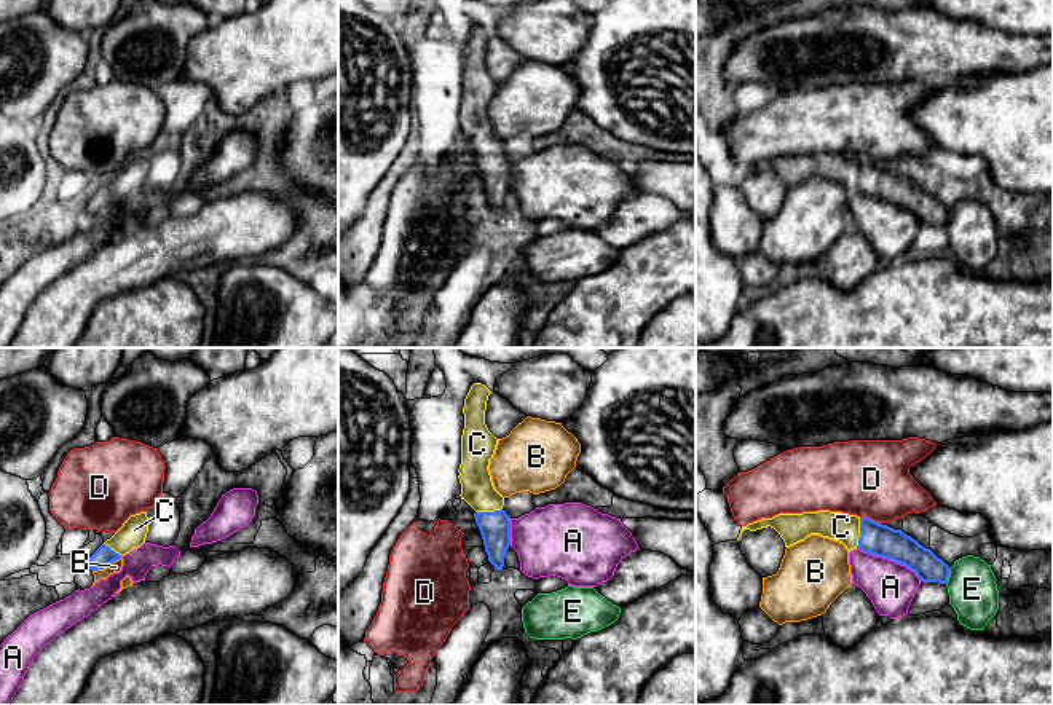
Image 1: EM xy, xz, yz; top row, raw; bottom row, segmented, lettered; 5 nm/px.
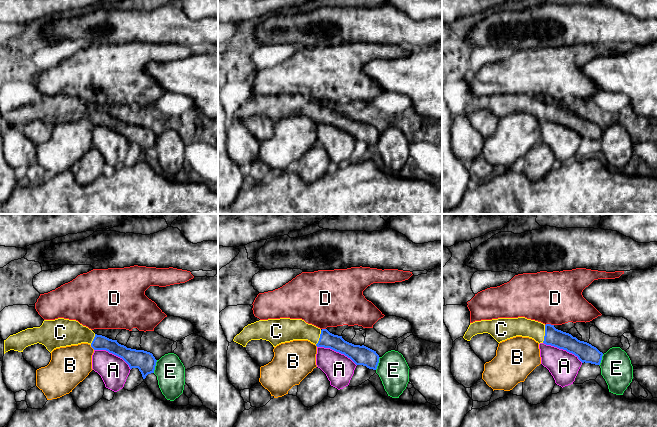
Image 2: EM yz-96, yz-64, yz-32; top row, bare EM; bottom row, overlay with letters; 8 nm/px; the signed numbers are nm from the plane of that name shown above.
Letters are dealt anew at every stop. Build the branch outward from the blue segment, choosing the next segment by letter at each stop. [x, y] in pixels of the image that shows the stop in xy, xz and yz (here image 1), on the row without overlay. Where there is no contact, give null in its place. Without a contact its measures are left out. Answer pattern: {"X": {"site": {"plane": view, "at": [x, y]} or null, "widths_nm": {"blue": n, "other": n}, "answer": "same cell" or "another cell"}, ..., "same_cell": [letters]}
{"A": {"site": {"plane": "yz", "at": [891, 201]}, "widths_nm": {"blue": 160, "other": 240}, "answer": "another cell"}, "B": {"site": {"plane": "xy", "at": [106, 209]}, "widths_nm": {"blue": 100, "other": 60}, "answer": "another cell"}, "C": {"site": {"plane": "yz", "at": [860, 176]}, "widths_nm": {"blue": 160, "other": 140}, "answer": "same cell"}, "D": {"site": {"plane": "yz", "at": [870, 161]}, "widths_nm": {"blue": 160, "other": 380}, "answer": "another cell"}, "E": {"site": {"plane": "yz", "at": [948, 219]}, "widths_nm": {"blue": 140, "other": 240}, "answer": "another cell"}, "same_cell": ["C"]}

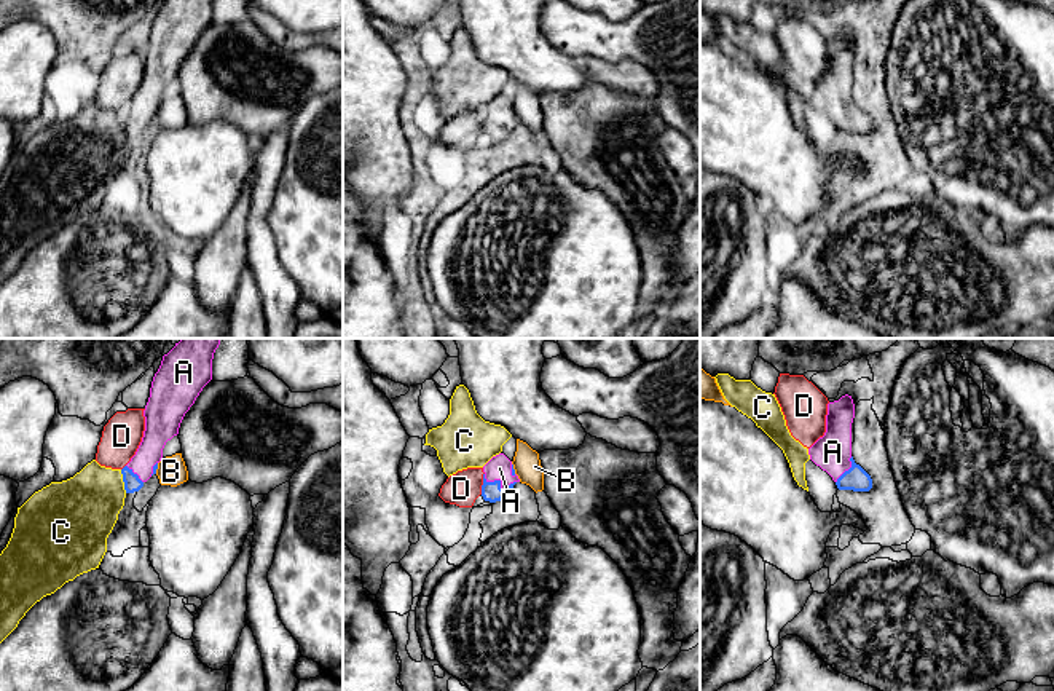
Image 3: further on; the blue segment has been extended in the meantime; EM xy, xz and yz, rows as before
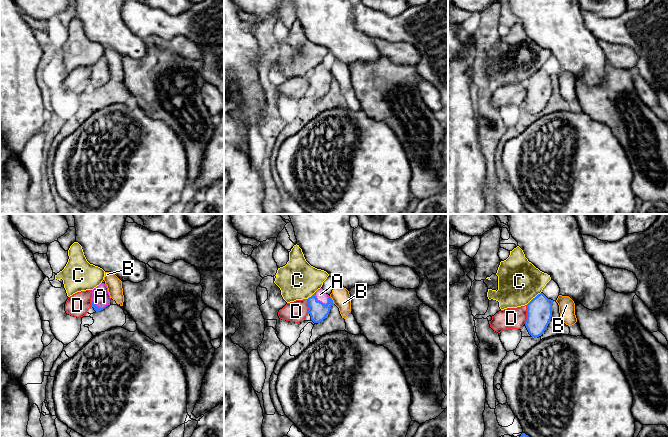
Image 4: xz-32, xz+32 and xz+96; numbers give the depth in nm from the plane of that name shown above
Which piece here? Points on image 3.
{"A": {"site": {"plane": "xz", "at": [499, 126]}, "widths_nm": {"blue": 100, "other": 130}, "answer": "same cell"}, "B": {"site": {"plane": "xy", "at": [157, 110]}, "widths_nm": {"blue": 20, "other": 140}, "answer": "another cell"}, "C": {"site": {"plane": "xy", "at": [123, 123]}, "widths_nm": {"blue": 80, "other": 360}, "answer": "another cell"}, "D": {"site": {"plane": "xz", "at": [483, 126]}, "widths_nm": {"blue": 100, "other": 170}, "answer": "another cell"}, "same_cell": ["A"]}

